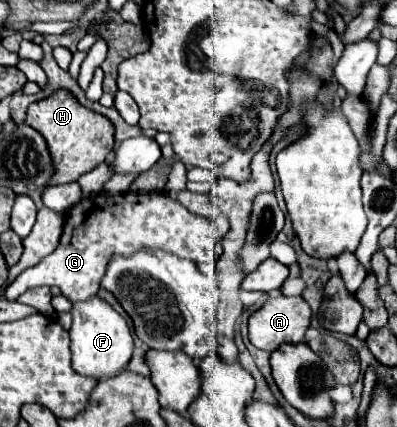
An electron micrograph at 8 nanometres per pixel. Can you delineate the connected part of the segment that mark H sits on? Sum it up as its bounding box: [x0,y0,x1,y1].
[27,89,115,185]

